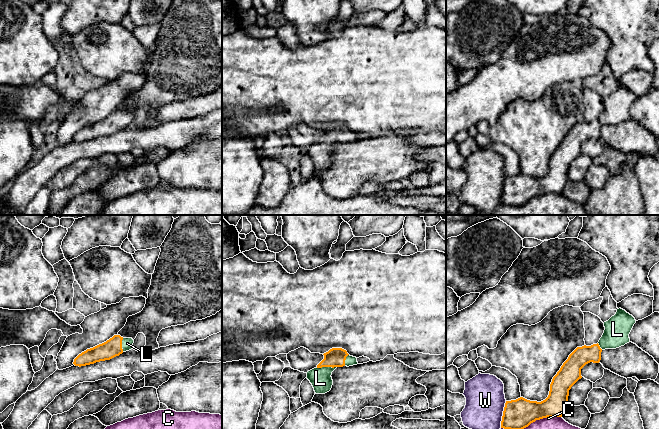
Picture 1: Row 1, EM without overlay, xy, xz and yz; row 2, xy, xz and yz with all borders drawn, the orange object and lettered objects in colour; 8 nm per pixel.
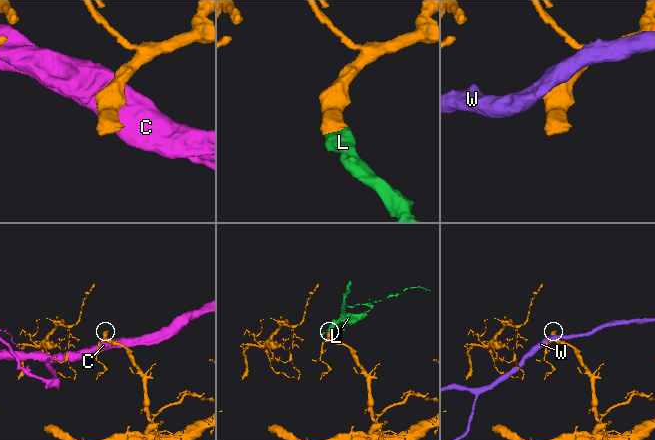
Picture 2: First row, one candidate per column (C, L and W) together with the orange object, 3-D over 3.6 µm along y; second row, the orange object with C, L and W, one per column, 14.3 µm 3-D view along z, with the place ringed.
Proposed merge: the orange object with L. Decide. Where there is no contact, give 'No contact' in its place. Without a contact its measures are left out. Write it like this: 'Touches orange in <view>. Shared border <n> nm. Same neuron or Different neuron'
Touches orange in xz. Shared border 160 nm. Same neuron

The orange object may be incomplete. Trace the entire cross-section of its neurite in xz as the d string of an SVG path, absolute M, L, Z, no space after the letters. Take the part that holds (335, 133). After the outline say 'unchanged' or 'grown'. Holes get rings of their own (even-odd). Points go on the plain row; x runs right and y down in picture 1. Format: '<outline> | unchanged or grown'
M332 124L324 129L324 135L316 144L307 148L307 155L312 160L316 170L329 168L333 161L332 148L337 143L357 141L357 134L350 132L342 124Z | grown

